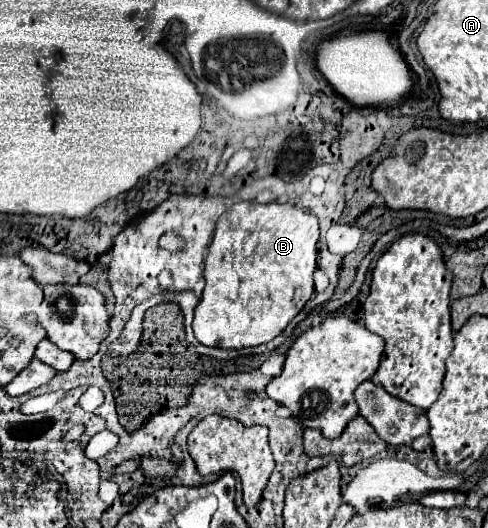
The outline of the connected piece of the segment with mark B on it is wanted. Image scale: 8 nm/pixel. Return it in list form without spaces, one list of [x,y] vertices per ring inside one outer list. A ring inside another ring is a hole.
[[[243,201],[243,203],[235,203],[231,209],[227,209],[217,221],[217,229],[215,229],[215,235],[213,235],[213,241],[209,247],[209,255],[205,259],[205,273],[203,273],[205,275],[205,289],[203,289],[201,303],[195,307],[195,319],[193,319],[193,333],[195,333],[197,341],[201,345],[207,345],[207,347],[243,349],[243,347],[255,347],[255,345],[261,345],[261,343],[275,339],[313,295],[313,271],[317,269],[317,241],[319,241],[317,217],[301,207],[295,207],[289,203],[287,205],[279,205],[279,203],[259,205],[253,201]]]

